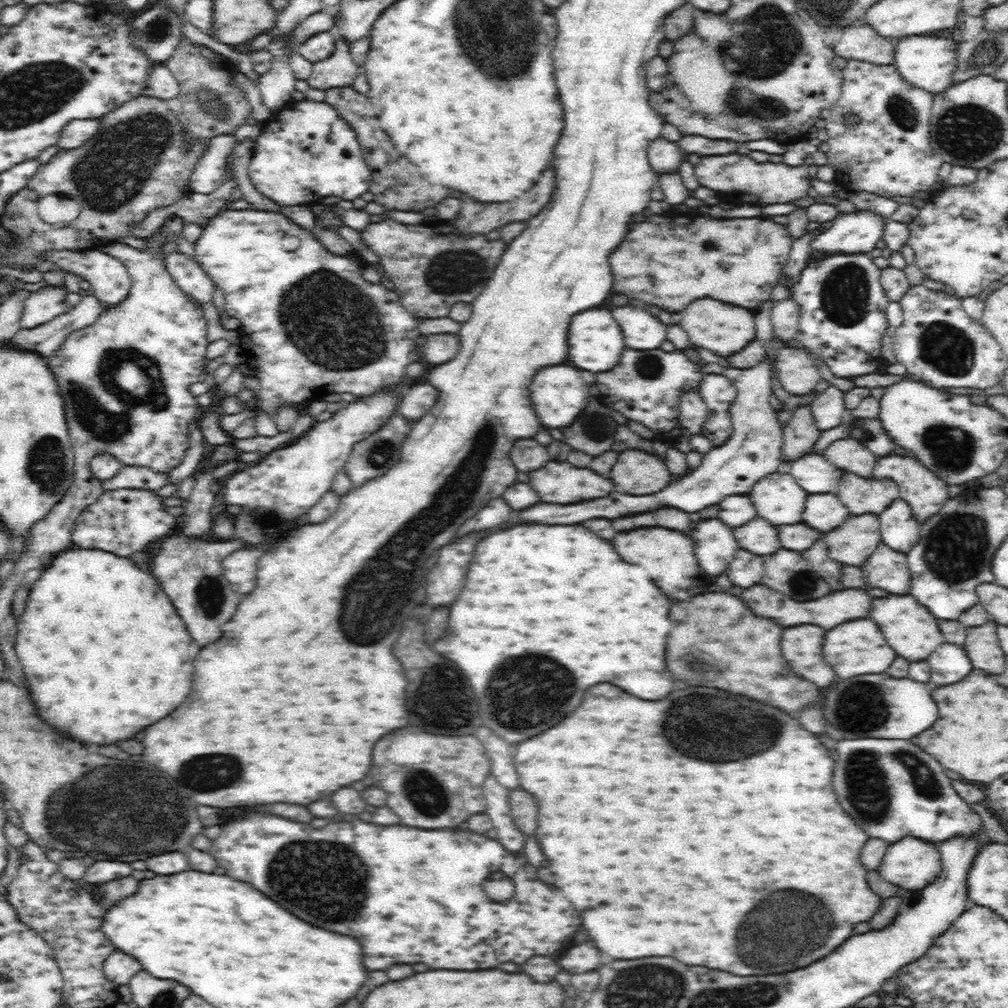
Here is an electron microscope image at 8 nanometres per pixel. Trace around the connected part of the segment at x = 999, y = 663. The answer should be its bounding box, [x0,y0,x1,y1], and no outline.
[964,622,1006,674]

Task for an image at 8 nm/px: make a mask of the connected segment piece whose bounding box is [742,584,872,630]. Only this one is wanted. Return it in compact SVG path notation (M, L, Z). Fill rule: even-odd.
M756 584L752 588L746 588L742 592L742 600L748 604L748 608L764 618L774 618L780 626L798 626L798 624L816 624L822 626L826 630L854 620L854 618L868 618L870 614L870 600L872 596L868 596L864 590L844 590L844 592L836 592L830 596L824 596L820 600L810 600L810 602L794 602L792 598L786 598L782 592L774 592L764 584Z

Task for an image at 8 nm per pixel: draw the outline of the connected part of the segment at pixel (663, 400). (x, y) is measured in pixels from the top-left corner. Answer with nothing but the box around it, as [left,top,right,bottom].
[596,348,704,430]

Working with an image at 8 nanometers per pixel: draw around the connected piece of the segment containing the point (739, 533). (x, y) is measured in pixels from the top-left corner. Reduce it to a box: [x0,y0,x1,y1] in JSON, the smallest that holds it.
[734,518,780,554]

